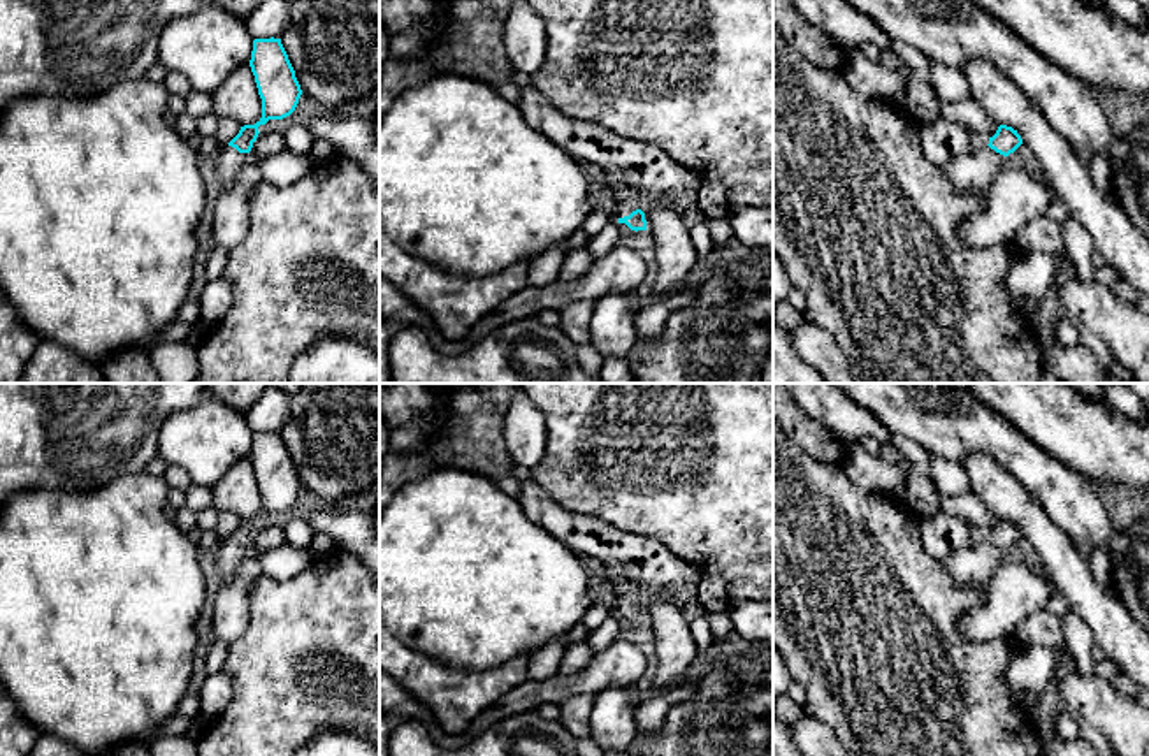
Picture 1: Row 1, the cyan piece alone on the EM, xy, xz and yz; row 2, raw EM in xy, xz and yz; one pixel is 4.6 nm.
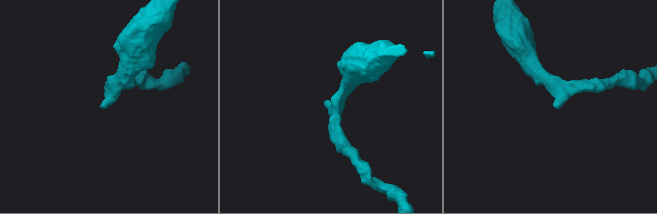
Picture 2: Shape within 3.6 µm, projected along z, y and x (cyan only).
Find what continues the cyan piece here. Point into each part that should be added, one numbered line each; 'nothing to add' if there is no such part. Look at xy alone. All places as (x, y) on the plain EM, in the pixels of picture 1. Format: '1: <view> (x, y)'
1: xy (231, 556)

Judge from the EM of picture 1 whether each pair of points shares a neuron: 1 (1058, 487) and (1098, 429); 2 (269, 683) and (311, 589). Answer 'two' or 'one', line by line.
1: two
2: one

